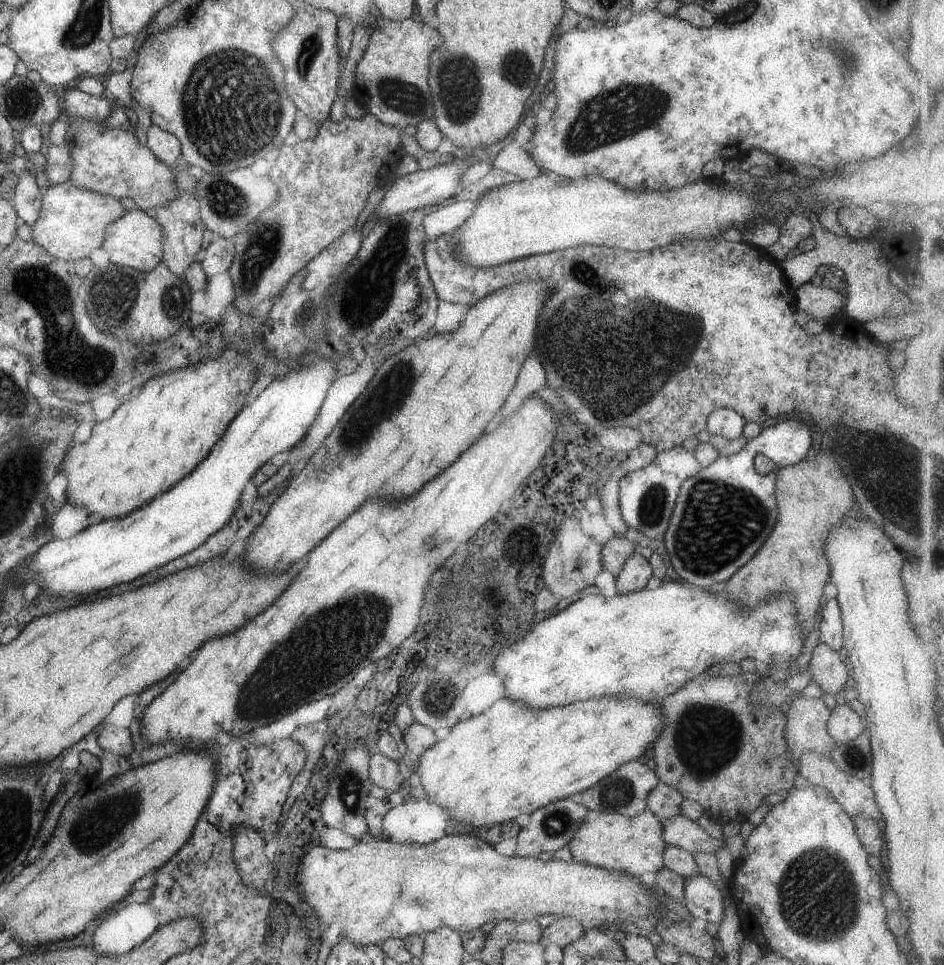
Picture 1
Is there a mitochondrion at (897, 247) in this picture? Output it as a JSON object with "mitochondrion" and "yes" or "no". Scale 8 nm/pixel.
{"mitochondrion":"no"}

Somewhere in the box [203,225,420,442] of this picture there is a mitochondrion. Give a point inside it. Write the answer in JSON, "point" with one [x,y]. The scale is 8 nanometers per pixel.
{"point":[369,292]}

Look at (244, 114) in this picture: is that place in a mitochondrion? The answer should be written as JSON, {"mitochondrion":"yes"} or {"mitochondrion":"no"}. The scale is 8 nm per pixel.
{"mitochondrion":"yes"}

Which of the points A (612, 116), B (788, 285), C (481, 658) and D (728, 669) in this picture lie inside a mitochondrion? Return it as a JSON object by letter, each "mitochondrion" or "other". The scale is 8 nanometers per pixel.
{"A":"mitochondrion","B":"other","C":"other","D":"other"}

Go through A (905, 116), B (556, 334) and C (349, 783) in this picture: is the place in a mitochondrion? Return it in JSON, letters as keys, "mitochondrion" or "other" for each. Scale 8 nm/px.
{"A":"other","B":"mitochondrion","C":"mitochondrion"}

